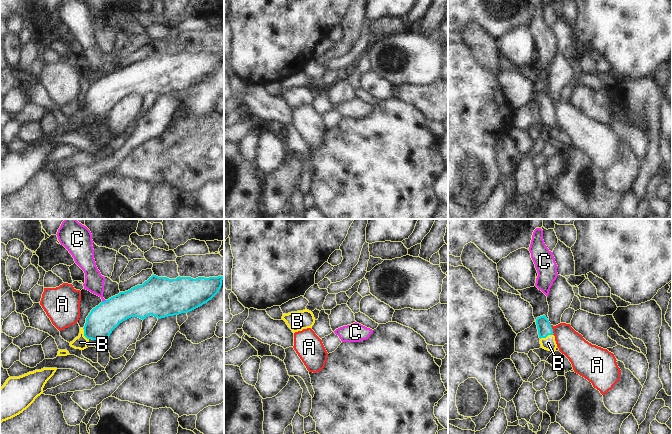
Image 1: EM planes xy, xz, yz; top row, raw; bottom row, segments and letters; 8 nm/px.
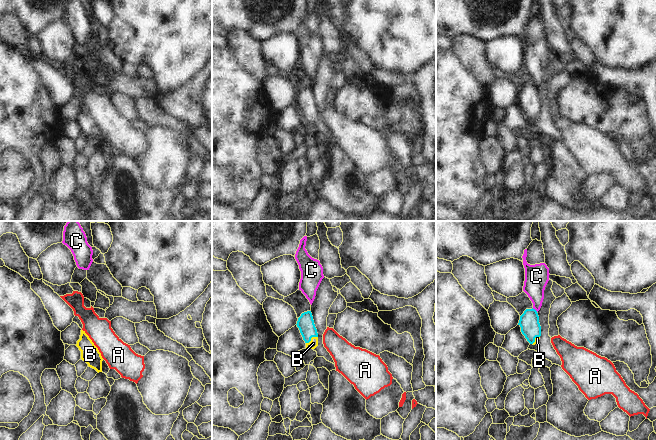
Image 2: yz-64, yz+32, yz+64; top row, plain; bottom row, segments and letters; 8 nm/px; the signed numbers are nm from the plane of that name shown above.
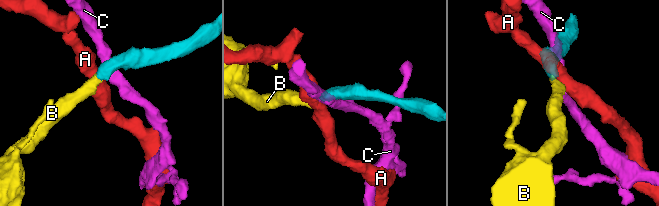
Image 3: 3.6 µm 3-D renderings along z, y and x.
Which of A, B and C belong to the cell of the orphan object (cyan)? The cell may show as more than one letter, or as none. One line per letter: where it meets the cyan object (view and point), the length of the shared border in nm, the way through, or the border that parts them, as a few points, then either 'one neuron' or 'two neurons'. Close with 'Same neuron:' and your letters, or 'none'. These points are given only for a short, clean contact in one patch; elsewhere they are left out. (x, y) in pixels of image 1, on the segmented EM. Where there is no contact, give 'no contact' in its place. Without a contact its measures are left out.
A: yz (551, 328) | 110 nm | along yz (548, 322), (553, 334) | two neurons
B: yz (546, 336) | 110 nm | across yz (544, 327), (546, 336), (548, 343) | one neuron
C: xy (104, 301) | 40 nm | along xy (106, 300), (102, 302) | two neurons
Same neuron: B

